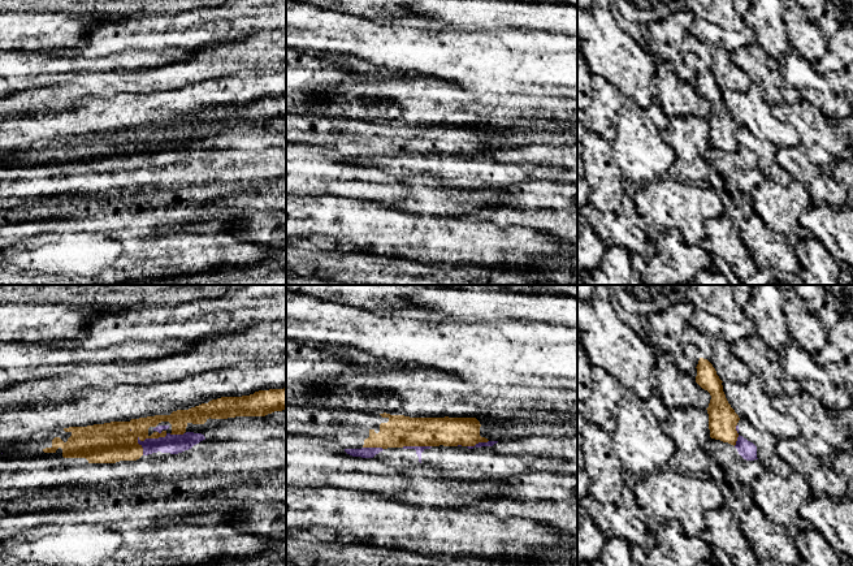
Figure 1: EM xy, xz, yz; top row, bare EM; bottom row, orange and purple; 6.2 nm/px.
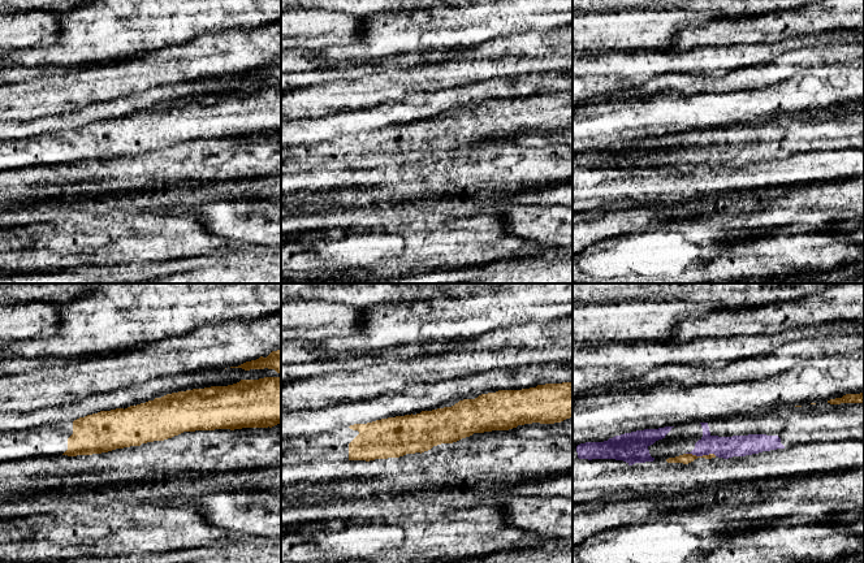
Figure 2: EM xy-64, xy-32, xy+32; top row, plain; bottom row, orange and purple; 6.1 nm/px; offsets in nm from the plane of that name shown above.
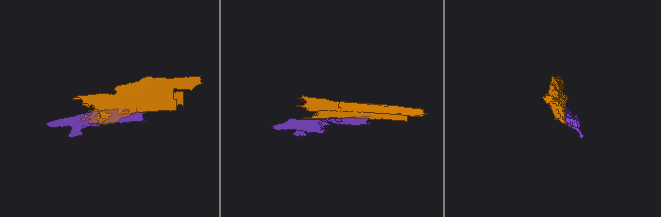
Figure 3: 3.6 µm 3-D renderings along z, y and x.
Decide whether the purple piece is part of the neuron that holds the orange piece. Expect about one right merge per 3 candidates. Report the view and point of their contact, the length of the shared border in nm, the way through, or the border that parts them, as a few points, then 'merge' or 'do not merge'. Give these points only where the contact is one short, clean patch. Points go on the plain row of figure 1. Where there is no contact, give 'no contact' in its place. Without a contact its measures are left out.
contact xy (146, 146); length 200 nm; do not merge

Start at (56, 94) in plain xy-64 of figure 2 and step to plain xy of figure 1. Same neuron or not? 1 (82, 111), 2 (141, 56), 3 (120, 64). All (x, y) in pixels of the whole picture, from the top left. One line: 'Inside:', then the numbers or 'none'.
Inside: none

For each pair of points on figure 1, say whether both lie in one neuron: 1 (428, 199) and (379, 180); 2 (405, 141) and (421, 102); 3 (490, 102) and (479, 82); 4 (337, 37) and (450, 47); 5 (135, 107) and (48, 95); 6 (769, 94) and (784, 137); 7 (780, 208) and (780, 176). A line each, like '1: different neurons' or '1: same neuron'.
1: same neuron
2: different neurons
3: different neurons
4: same neuron
5: different neurons
6: different neurons
7: different neurons

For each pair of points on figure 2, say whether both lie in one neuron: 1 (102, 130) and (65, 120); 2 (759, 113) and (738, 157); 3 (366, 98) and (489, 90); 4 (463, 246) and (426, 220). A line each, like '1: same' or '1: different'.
1: different
2: different
3: different
4: different

